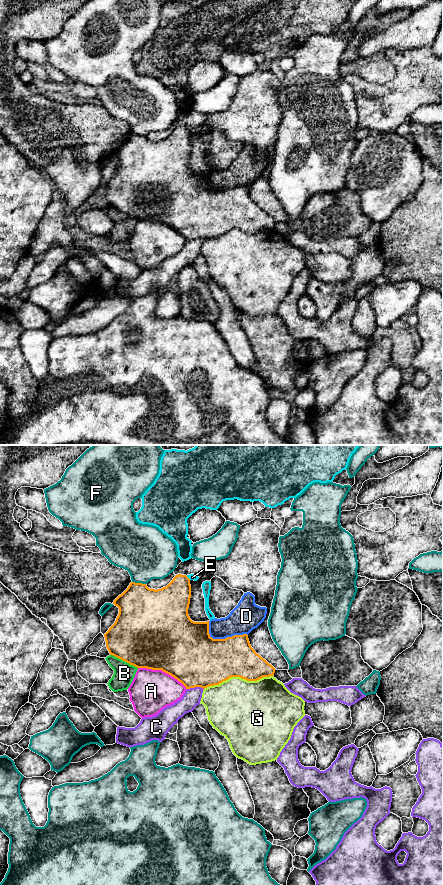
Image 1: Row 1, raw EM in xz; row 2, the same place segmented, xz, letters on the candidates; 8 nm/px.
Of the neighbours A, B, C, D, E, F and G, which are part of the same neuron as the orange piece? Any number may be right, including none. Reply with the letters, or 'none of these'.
none of these

